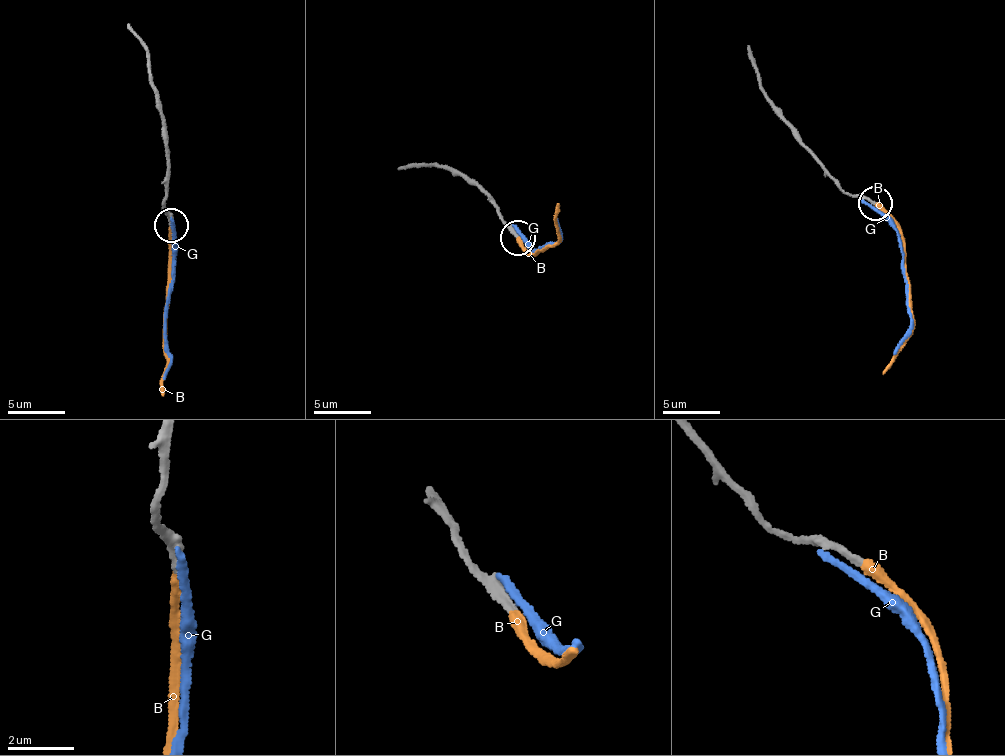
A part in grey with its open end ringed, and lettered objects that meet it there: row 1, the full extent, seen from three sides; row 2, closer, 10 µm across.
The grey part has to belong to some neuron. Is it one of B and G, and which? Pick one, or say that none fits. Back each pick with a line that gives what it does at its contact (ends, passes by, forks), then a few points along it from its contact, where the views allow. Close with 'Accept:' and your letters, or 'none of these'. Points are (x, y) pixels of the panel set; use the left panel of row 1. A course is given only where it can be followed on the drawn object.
B: it ends; course (170, 226), (166, 365), (161, 376), (163, 396)
Accept: B

